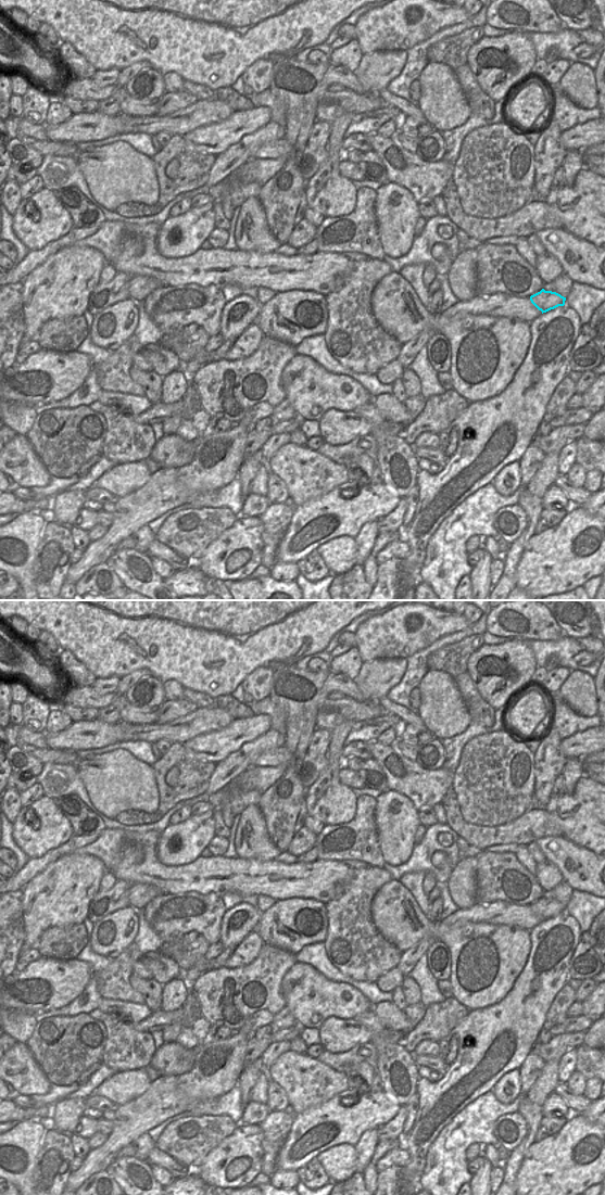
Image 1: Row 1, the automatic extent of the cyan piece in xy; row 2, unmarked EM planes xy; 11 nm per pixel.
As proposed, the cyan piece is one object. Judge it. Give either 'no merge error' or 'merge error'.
no merge error

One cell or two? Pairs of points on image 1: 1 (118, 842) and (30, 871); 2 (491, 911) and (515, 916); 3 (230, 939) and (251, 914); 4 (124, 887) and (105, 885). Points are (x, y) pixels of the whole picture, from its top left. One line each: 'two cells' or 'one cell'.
1: one cell
2: one cell
3: one cell
4: two cells

